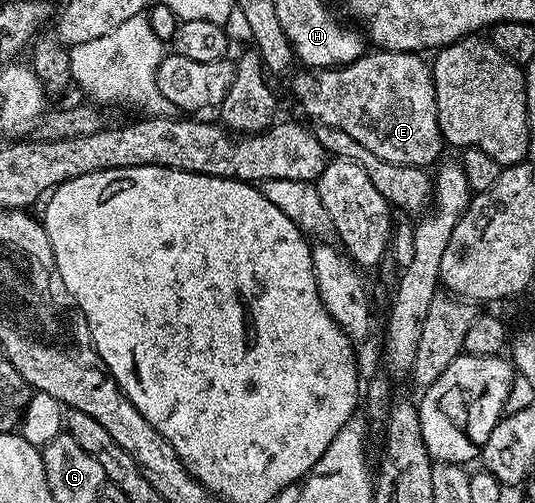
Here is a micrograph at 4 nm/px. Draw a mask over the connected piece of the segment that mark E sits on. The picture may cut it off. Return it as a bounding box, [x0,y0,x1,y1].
[294,49,444,169]

